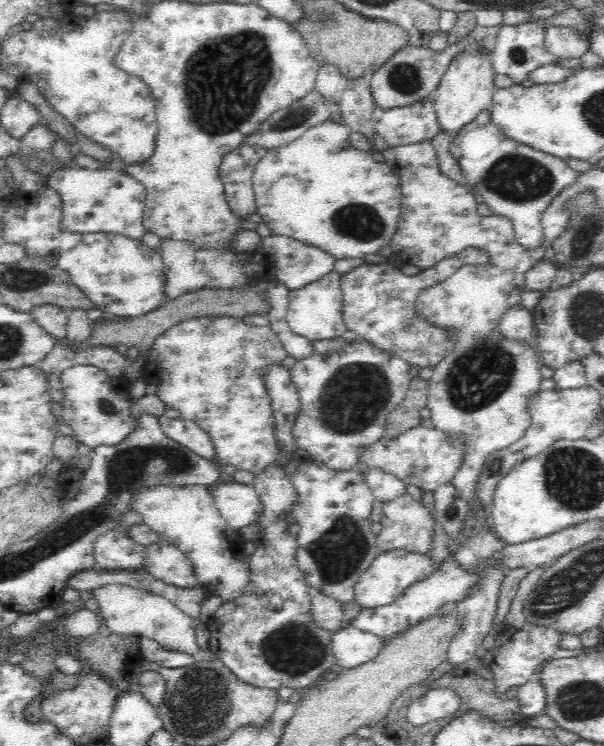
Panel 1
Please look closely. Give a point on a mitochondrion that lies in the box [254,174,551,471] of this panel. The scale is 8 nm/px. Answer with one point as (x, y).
(359, 389)

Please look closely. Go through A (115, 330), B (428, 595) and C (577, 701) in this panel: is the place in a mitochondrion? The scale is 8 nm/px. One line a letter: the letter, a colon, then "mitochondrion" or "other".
A: other
B: other
C: mitochondrion

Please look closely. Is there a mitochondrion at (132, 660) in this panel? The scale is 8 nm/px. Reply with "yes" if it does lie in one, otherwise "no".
no

